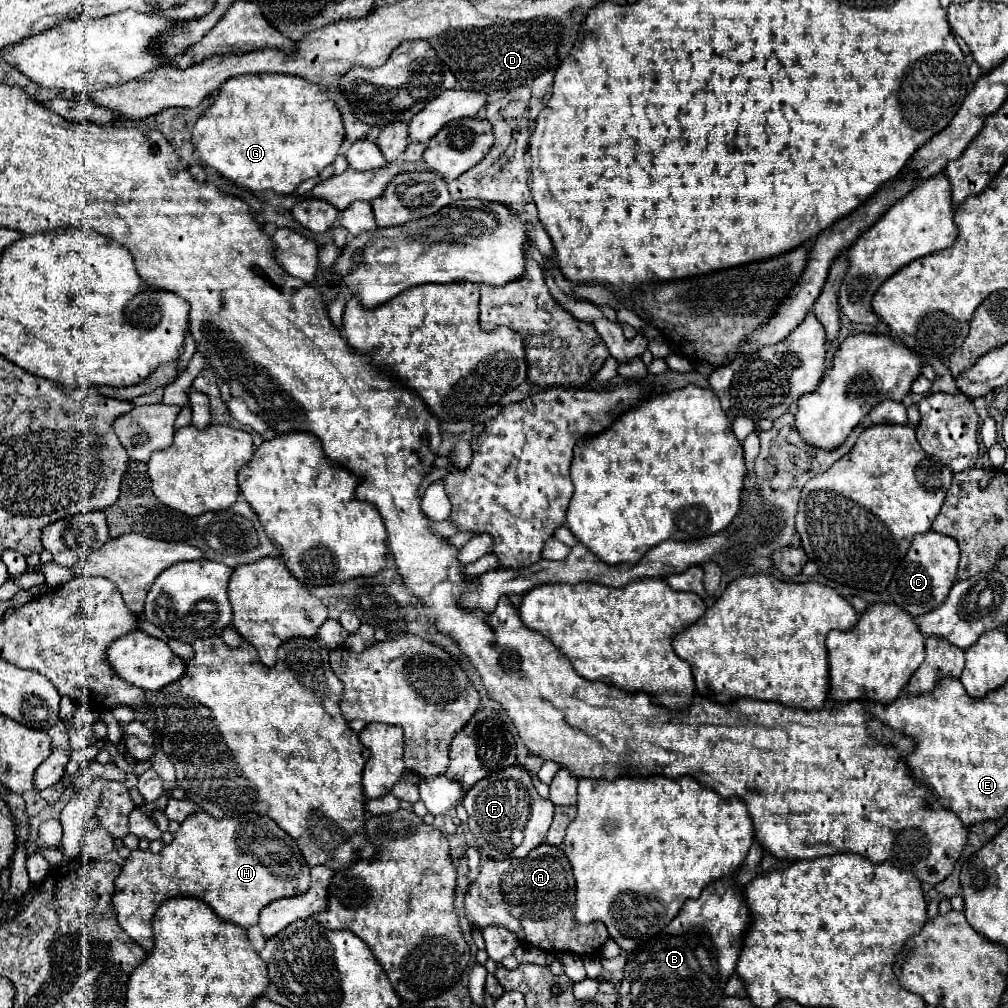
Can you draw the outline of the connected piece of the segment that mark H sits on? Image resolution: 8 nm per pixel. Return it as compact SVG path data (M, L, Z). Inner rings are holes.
M206 812L190 814L182 824L180 830L174 834L172 844L164 846L158 854L152 854L150 850L132 850L126 858L120 876L114 880L116 892L112 896L112 908L118 918L118 926L130 934L134 942L138 942L146 952L154 946L154 934L152 934L152 916L154 910L172 896L194 896L204 900L214 908L214 912L240 928L250 928L258 922L258 912L270 904L272 900L284 898L284 896L298 896L310 886L310 868L304 862L304 856L296 842L268 816L260 814L242 814L234 818L222 818L216 820Z

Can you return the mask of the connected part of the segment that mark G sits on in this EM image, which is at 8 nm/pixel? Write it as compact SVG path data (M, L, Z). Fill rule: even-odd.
M242 74L228 78L216 100L198 118L192 130L192 146L198 160L216 170L220 176L252 192L272 190L278 194L294 194L300 182L316 178L328 164L334 162L342 142L344 122L330 94L318 84L290 74Z

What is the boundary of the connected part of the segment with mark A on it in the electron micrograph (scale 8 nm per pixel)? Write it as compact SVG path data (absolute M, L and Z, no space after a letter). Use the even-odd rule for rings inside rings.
M548 844L536 846L520 860L486 860L478 878L464 894L464 914L474 930L486 926L504 926L518 936L522 944L546 952L572 952L578 956L596 956L608 940L604 924L580 924L574 918L574 876L562 848Z

